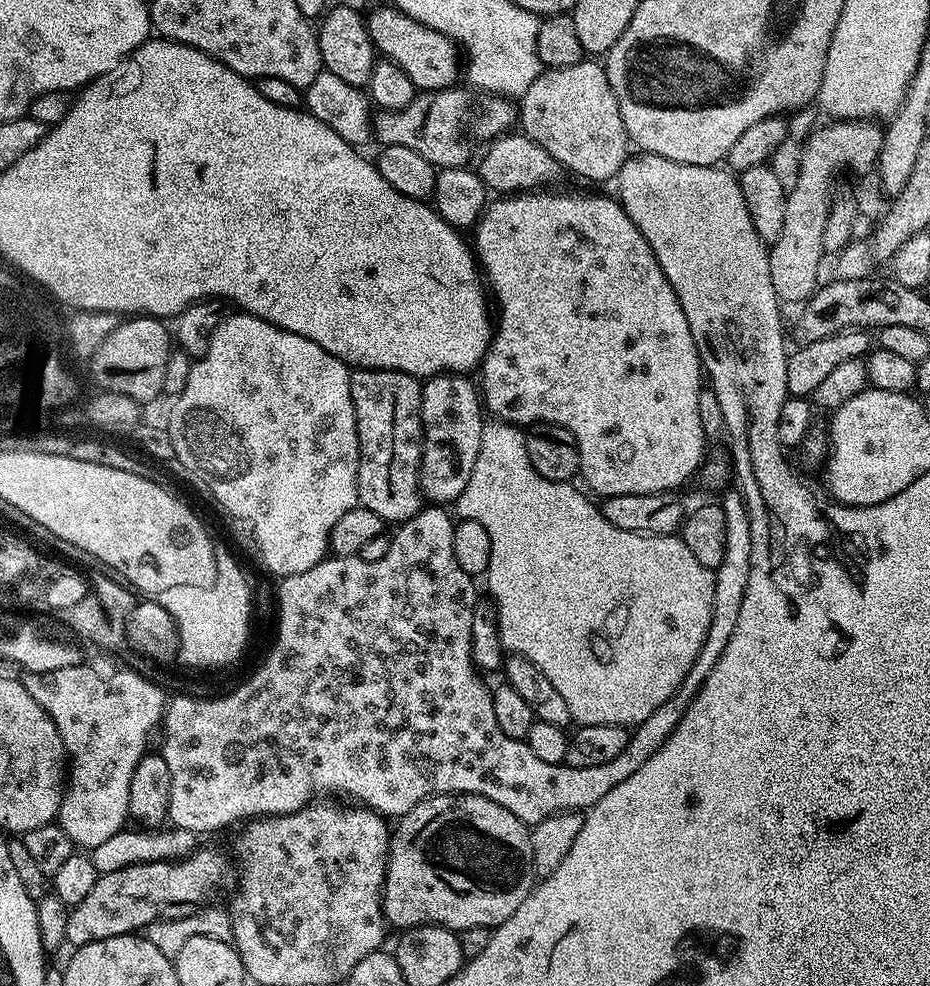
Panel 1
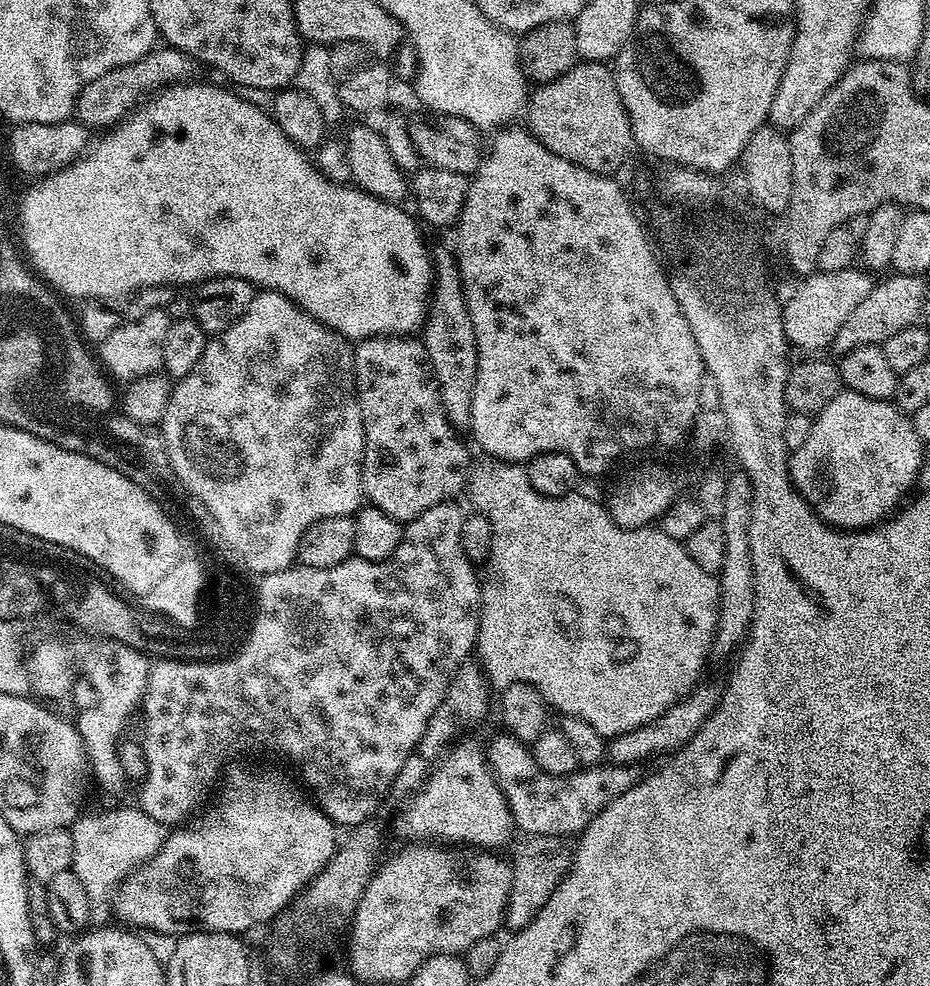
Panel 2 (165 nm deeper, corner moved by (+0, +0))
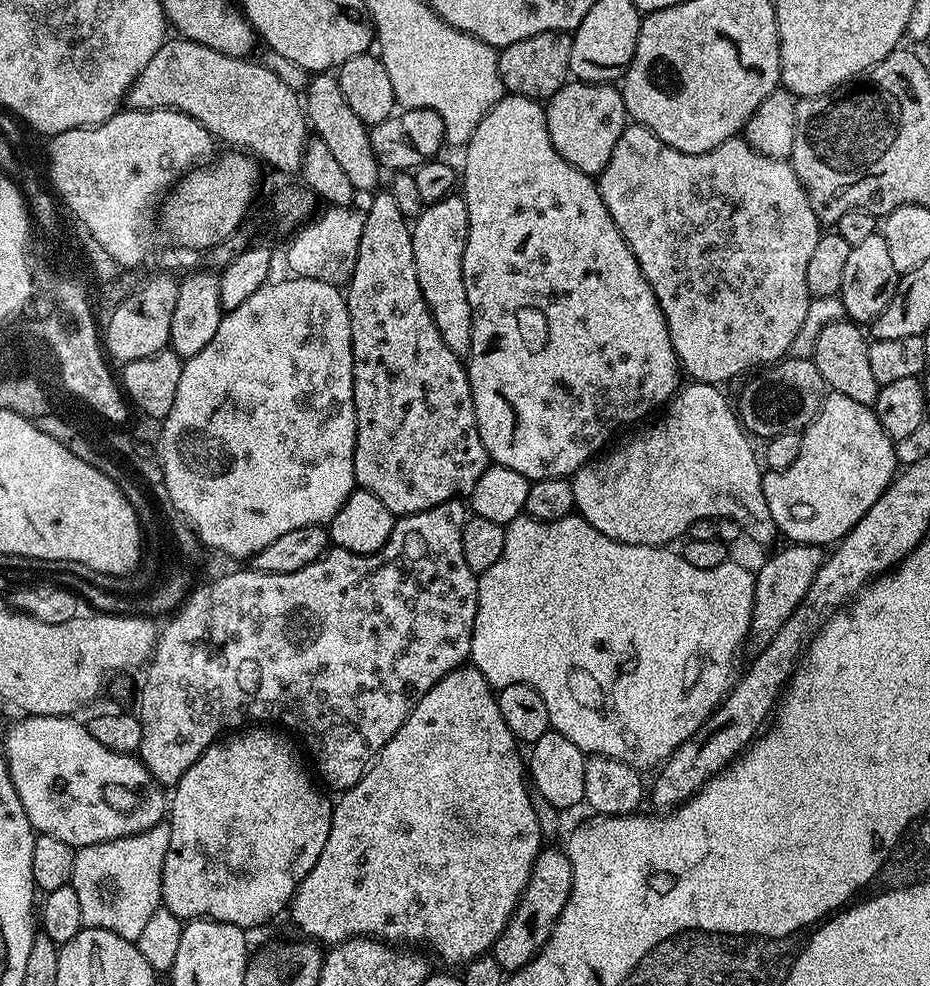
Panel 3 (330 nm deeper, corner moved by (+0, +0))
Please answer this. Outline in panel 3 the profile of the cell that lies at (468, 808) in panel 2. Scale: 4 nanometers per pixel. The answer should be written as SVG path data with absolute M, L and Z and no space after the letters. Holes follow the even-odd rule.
M461 666L453 670L450 674L446 674L442 677L441 680L439 680L439 682L416 703L414 710L406 718L406 722L402 722L398 734L394 734L394 738L390 738L390 742L386 742L386 746L377 754L376 759L368 765L368 770L364 773L364 777L360 779L354 787L347 789L347 791L341 795L344 797L342 797L340 801L338 799L335 801L332 809L330 838L326 838L326 846L322 846L322 854L318 854L318 862L314 866L314 870L310 870L310 874L306 874L306 878L302 878L298 890L292 896L290 913L292 912L292 920L296 923L297 930L300 931L297 933L303 934L305 937L311 938L316 942L325 940L325 945L328 946L341 944L343 940L355 940L357 936L367 936L374 940L383 940L393 946L420 946L416 944L425 944L426 947L433 948L446 963L457 964L457 966L466 965L482 955L491 953L494 942L498 938L498 934L502 934L506 922L512 916L512 911L516 909L516 903L520 901L520 896L523 894L526 882L534 870L534 862L538 858L538 854L542 847L542 837L540 835L538 820L535 817L534 809L530 802L530 784L526 779L526 764L522 759L522 752L520 756L519 750L516 749L516 747L518 747L516 737L513 736L510 726L506 726L506 718L502 718L502 710L498 710L496 697L497 693L494 691L492 685L486 682L486 678L478 669L471 666Z

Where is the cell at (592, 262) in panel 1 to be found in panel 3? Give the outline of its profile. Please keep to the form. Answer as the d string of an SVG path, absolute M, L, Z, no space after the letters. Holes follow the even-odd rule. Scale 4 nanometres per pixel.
M504 95L484 115L482 122L478 122L467 147L463 149L464 172L462 168L462 195L470 218L462 274L466 282L466 298L470 298L472 311L472 350L466 357L466 367L474 398L478 434L492 464L518 470L518 474L530 482L559 476L571 477L605 447L603 444L623 424L632 424L650 415L655 408L663 409L682 384L680 360L670 342L670 330L666 326L662 306L658 306L658 298L654 298L654 290L650 290L646 274L642 274L626 238L622 238L618 226L614 226L614 218L610 218L610 210L606 210L606 202L602 202L600 197L599 183L582 170L570 166L570 162L566 162L566 158L554 150L544 110L545 105L539 100Z

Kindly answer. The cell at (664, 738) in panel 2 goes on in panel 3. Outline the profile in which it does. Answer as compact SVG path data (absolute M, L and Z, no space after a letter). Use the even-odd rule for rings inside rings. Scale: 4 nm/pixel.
M792 542L787 546L789 548L774 553L760 569L757 567L754 572L756 585L754 586L754 606L748 639L748 648L749 650L751 648L751 653L754 654L766 648L778 634L784 622L794 614L794 610L810 590L822 563L822 552L817 545Z

